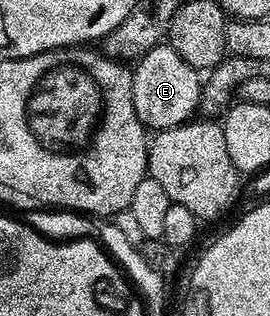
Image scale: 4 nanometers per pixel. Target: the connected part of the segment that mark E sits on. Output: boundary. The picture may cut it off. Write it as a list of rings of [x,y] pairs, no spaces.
[[[168,44],[153,46],[145,56],[137,59],[132,70],[132,104],[136,108],[136,116],[150,132],[191,121],[200,106],[202,83],[199,71],[180,60],[180,52]]]

